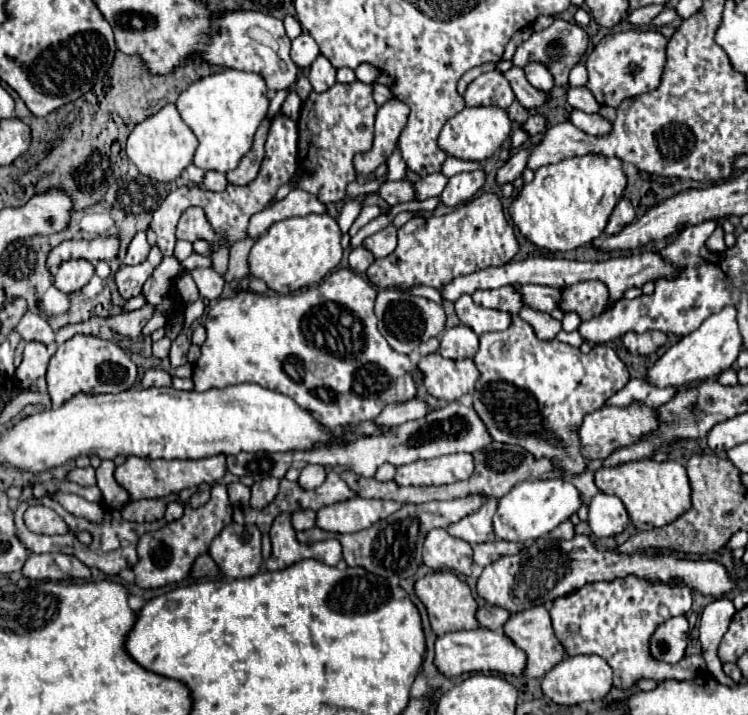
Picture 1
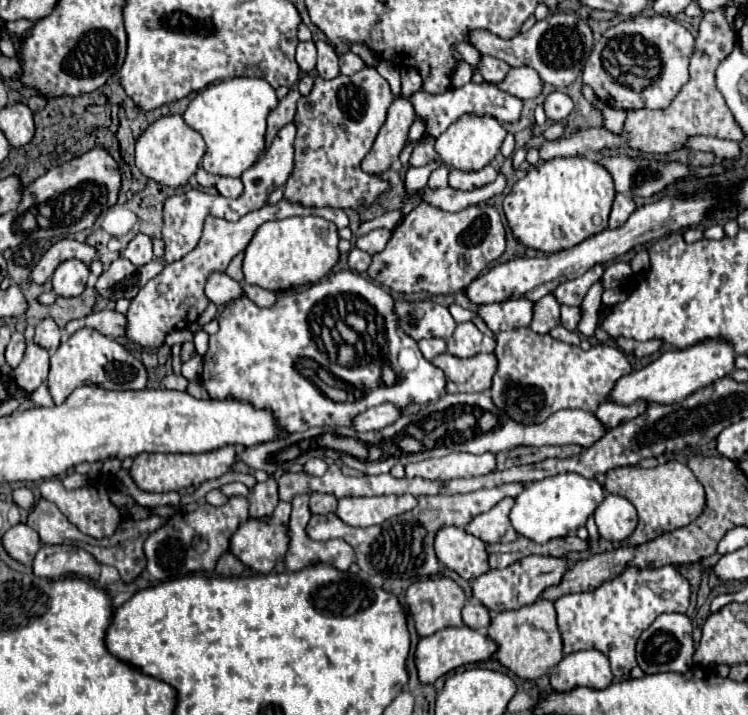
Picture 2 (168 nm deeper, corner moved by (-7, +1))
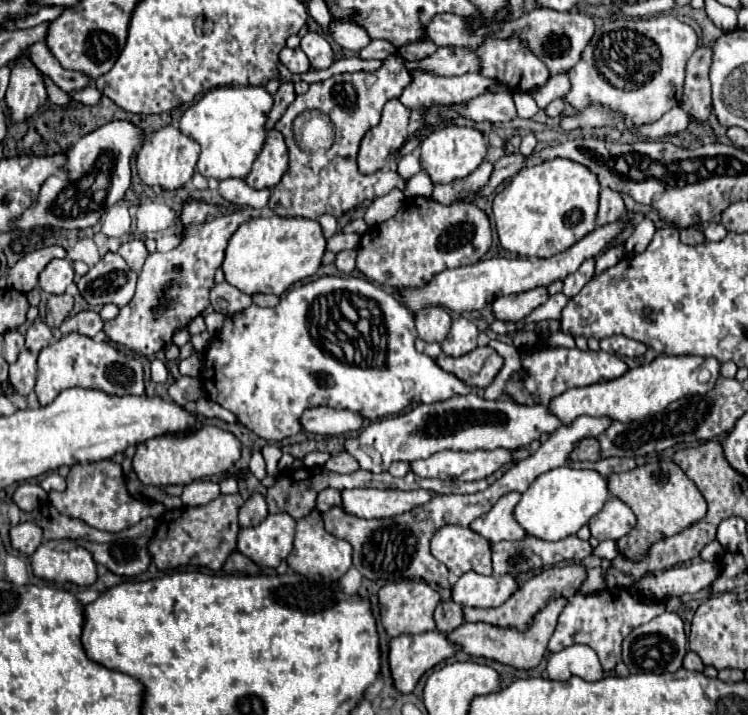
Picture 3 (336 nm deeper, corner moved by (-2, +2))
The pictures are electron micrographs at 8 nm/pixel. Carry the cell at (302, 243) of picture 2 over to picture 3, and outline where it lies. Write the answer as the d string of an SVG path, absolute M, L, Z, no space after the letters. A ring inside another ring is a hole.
M257 217L239 225L231 235L221 269L225 281L245 295L283 295L293 283L311 277L319 269L323 253L325 237L321 235L321 225L317 221L301 217Z

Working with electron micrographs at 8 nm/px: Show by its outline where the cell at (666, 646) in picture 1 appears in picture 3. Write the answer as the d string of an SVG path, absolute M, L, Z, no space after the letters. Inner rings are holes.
M661 613L649 623L633 629L623 639L623 663L629 673L673 673L683 665L683 657L687 653L687 637L683 629L683 621L677 613Z

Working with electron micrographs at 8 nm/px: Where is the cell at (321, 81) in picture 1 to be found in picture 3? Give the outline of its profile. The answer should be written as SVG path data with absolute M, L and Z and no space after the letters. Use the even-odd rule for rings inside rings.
M307 33L301 39L301 51L309 57L313 69L327 69L333 63L333 51L329 41L321 33Z

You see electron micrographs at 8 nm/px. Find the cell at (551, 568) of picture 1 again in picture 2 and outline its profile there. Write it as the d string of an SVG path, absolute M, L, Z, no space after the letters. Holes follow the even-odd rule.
M526 556L508 568L502 570L488 570L486 574L472 580L472 594L478 598L486 608L492 612L506 612L506 610L518 610L522 606L534 604L540 594L550 588L558 586L568 572L570 562L568 558L554 558L554 556Z

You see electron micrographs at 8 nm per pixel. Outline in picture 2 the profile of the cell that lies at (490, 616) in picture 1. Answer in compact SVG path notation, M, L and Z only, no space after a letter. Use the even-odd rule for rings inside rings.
M468 602L462 610L462 618L464 618L464 624L474 628L474 630L488 630L490 622L492 622L492 616L490 616L490 610L482 604L482 602Z

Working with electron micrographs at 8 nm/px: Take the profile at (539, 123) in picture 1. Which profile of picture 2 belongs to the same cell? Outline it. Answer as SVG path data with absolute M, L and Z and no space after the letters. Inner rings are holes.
M552 92L546 100L544 100L544 112L552 122L562 122L570 116L570 112L574 110L574 102L568 94L564 92Z

